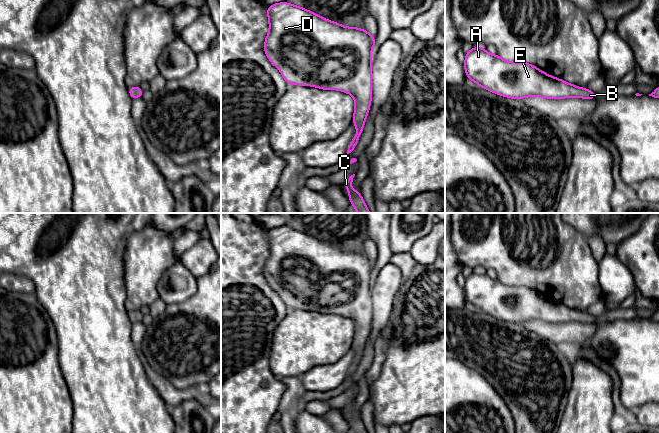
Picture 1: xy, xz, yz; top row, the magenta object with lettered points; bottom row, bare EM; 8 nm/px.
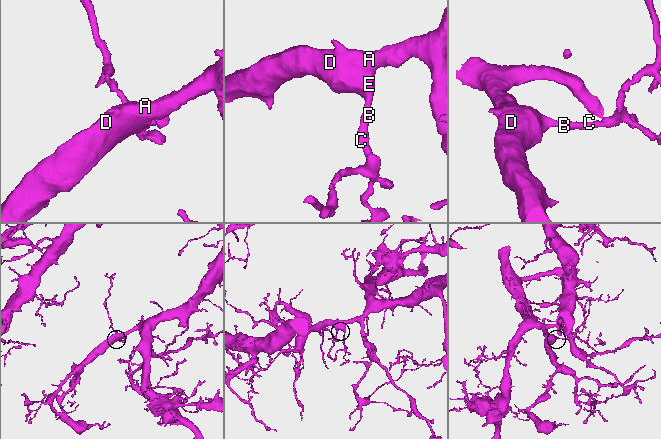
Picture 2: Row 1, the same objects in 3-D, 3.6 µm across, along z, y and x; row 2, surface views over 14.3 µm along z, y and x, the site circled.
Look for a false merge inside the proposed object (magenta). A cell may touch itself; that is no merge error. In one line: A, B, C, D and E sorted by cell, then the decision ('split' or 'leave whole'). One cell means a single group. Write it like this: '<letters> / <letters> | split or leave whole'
A B C D E | leave whole

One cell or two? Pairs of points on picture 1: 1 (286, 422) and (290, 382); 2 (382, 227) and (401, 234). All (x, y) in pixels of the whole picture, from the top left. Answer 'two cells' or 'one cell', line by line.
1: one cell
2: two cells

